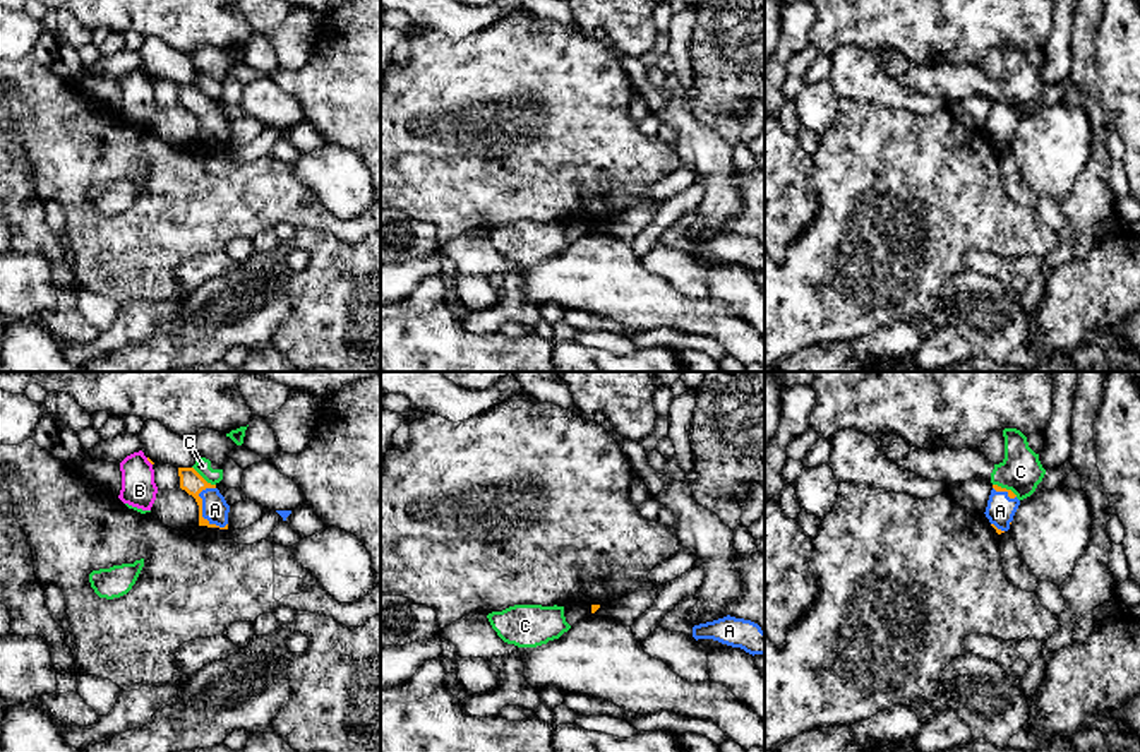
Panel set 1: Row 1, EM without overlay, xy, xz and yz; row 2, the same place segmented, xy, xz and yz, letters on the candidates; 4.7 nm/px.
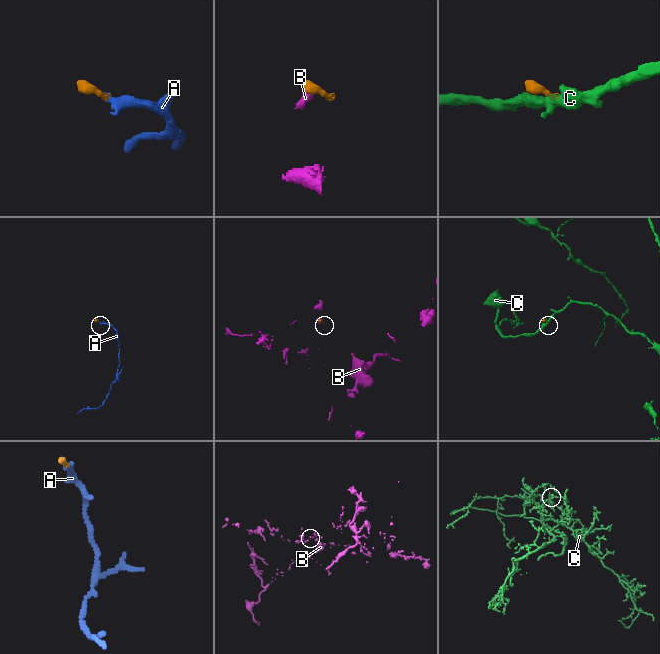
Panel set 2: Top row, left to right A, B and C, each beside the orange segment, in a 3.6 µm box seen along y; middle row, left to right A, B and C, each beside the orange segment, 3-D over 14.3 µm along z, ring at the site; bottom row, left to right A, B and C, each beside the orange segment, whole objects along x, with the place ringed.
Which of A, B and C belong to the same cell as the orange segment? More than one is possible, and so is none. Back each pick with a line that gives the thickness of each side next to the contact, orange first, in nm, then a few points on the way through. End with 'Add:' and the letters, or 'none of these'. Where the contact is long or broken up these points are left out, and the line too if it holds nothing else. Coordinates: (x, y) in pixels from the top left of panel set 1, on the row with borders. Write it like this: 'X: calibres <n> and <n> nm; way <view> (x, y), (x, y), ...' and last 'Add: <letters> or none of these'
A: calibres 100 and 120 nm; way xy (191, 480), (203, 499), (201, 513), (215, 509)
Add: A

